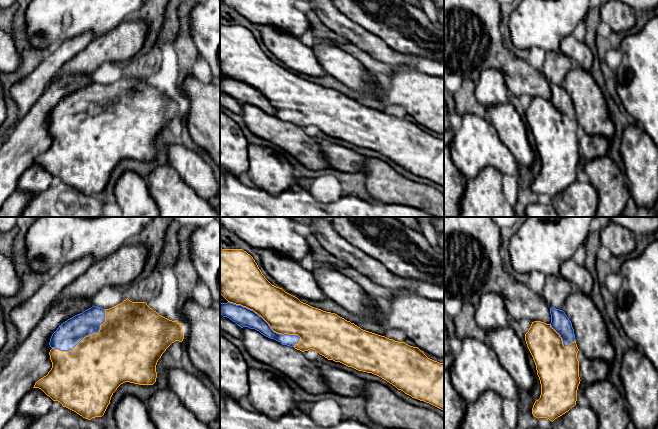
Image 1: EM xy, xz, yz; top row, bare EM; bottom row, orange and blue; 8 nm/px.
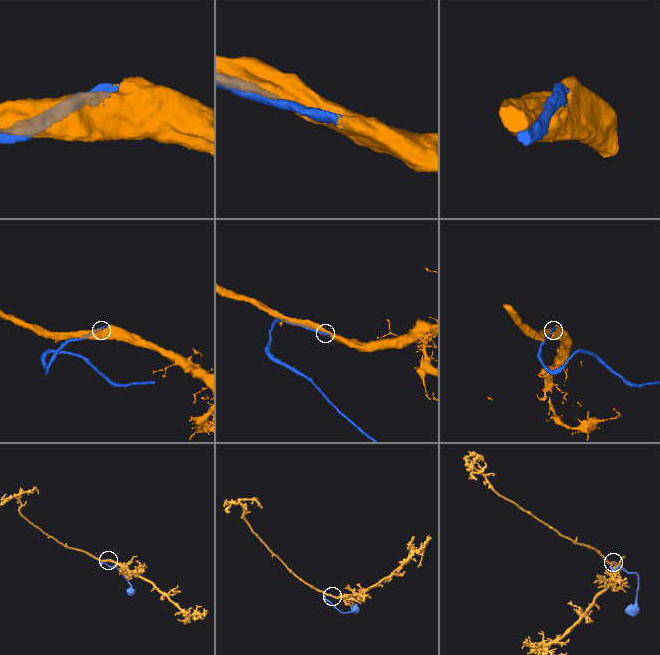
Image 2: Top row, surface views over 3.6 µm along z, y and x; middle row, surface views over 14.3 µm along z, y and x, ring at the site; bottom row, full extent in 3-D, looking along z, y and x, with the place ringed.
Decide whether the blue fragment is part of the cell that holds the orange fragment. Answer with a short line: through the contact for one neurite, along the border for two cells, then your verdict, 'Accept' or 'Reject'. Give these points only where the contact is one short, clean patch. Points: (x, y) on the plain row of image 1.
Accept

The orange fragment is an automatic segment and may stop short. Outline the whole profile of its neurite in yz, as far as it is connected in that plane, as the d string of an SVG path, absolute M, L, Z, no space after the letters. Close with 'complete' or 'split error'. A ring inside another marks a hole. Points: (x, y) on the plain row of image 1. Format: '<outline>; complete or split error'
M550 84L551 99L532 98L525 110L527 123L536 141L537 151L541 160L541 171L535 177L532 190L536 194L547 194L554 197L576 181L577 166L580 160L579 127L572 99L563 86Z; split error

